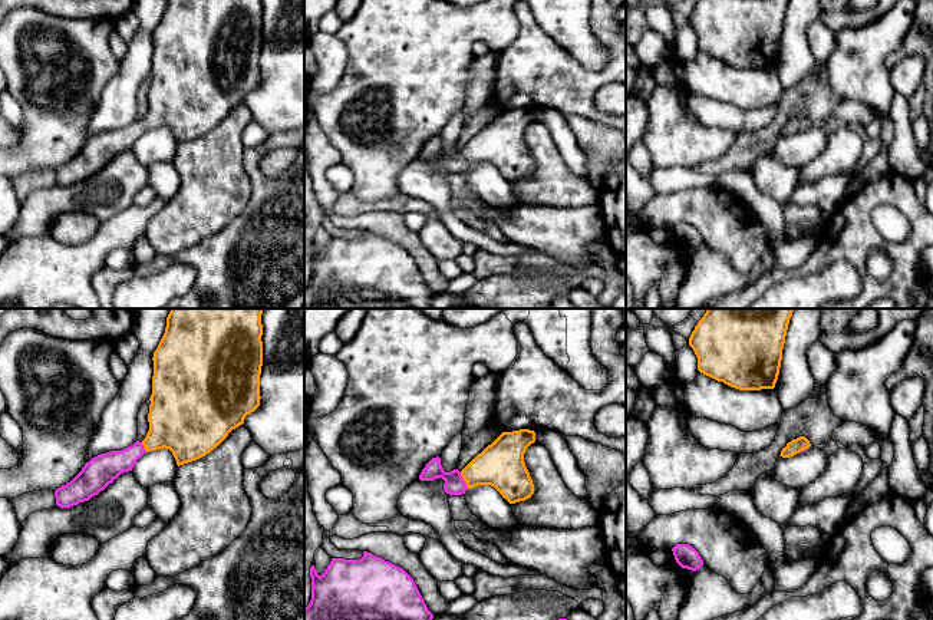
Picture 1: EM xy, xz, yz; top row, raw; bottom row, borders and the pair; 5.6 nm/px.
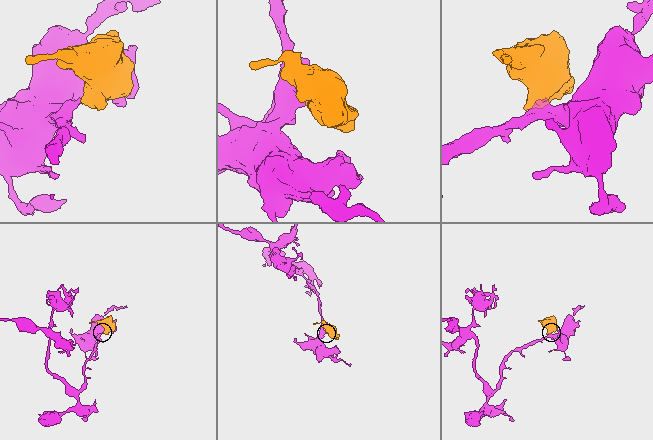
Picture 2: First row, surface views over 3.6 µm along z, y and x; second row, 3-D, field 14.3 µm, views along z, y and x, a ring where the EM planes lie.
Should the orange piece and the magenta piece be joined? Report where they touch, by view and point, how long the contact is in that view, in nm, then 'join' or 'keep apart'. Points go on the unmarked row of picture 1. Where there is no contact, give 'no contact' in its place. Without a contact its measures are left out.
xz (464, 158) | 110 nm | join

